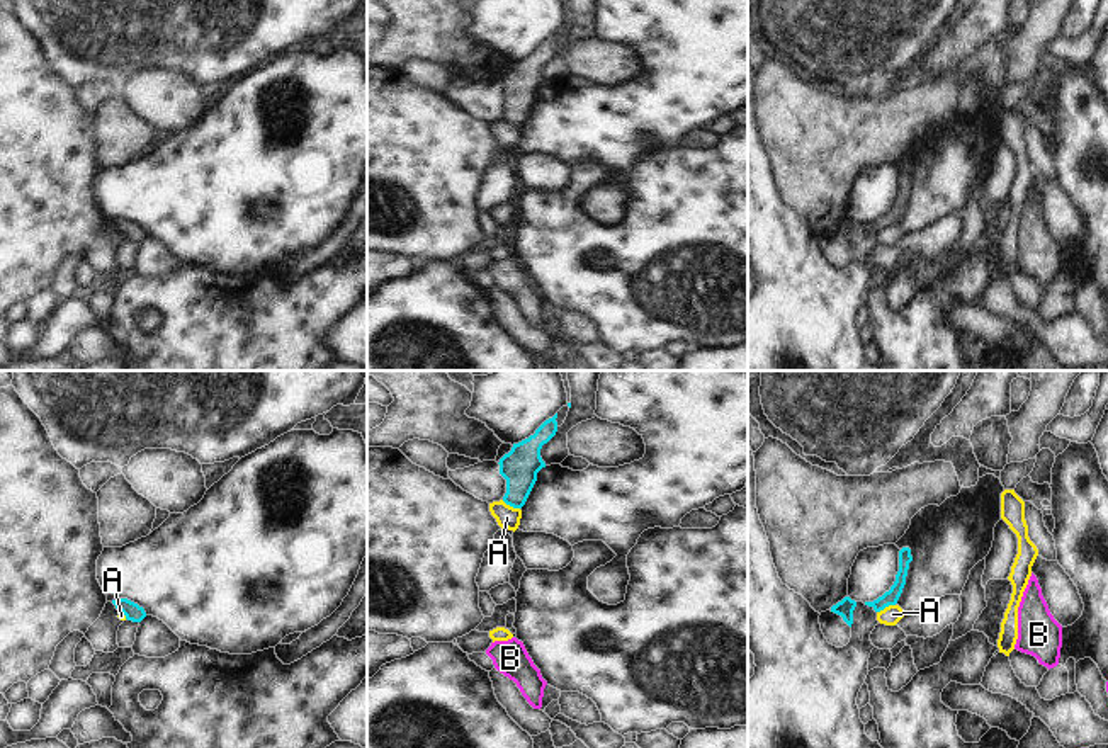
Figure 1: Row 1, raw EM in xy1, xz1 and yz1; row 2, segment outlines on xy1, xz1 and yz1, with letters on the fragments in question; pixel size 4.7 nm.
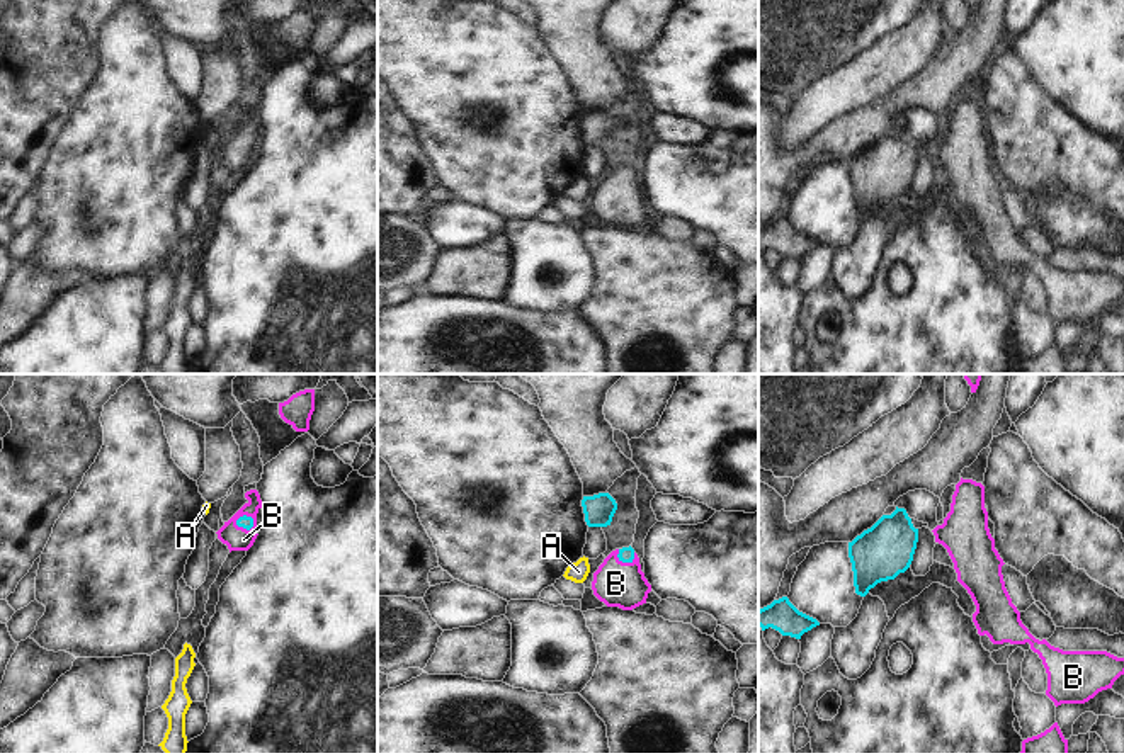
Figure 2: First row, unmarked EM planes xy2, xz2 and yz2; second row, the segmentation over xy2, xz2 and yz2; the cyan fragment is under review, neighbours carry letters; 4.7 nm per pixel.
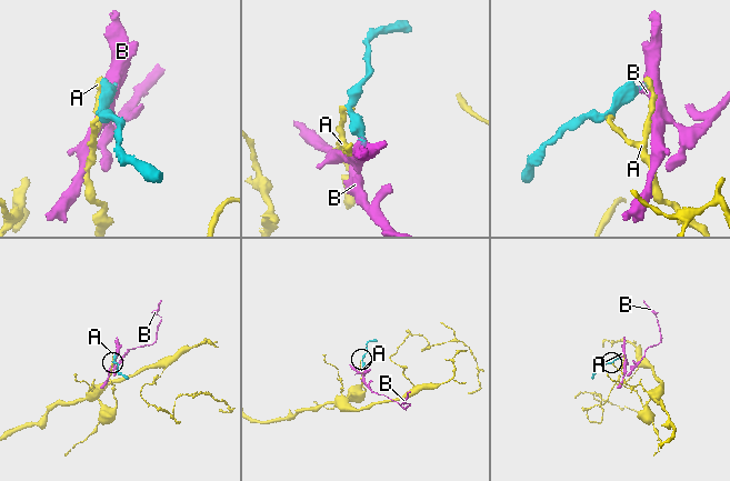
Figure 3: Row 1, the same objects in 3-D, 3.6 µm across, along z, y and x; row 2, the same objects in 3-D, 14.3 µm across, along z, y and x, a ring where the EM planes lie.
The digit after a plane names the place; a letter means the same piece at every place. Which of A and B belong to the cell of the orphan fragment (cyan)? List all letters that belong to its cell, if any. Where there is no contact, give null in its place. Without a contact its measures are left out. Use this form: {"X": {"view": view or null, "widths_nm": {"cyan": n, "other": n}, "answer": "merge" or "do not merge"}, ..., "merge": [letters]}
{"A": {"view": "yz1", "widths_nm": {"cyan": 70, "other": 90}, "answer": "do not merge"}, "B": {"view": "xy2", "widths_nm": {"cyan": 60, "other": 110}, "answer": "merge"}, "merge": ["B"]}

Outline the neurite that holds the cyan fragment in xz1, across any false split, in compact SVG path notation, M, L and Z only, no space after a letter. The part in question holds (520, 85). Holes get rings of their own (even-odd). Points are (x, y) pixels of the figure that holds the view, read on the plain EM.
M557 32L546 39L534 54L513 63L512 70L500 78L500 94L506 99L503 121L522 128L537 100L537 92L546 87L540 68L557 51Z

